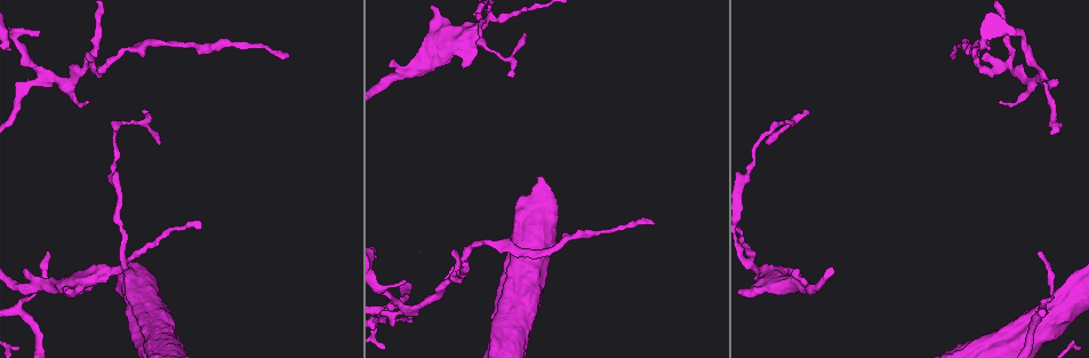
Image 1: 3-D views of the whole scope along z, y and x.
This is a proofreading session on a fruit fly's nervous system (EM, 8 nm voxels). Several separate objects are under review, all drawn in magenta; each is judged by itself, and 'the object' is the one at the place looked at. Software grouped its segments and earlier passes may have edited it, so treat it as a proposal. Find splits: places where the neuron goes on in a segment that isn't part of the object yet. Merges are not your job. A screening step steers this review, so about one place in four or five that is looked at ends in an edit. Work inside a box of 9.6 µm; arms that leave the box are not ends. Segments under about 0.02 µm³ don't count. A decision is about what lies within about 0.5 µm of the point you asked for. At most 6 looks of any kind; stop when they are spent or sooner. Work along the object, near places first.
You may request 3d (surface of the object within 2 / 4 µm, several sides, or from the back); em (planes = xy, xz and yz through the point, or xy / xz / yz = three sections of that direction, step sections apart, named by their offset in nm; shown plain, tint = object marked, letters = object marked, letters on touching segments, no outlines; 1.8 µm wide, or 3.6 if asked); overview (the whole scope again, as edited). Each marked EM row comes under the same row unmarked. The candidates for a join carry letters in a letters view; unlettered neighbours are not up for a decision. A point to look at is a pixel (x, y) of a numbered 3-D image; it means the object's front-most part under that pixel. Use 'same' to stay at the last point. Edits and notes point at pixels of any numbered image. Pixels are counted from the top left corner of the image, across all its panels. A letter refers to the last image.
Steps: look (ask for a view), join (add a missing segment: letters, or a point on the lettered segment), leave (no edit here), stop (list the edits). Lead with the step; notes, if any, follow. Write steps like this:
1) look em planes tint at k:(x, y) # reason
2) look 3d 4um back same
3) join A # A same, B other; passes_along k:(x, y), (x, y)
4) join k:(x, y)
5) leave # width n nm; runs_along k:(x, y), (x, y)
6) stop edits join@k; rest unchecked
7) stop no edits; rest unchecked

look em planes letters at 1:(39, 32) # branch stops here

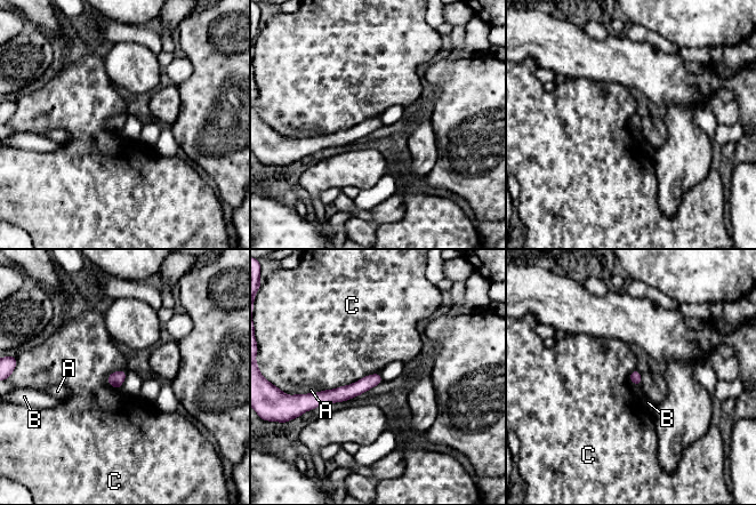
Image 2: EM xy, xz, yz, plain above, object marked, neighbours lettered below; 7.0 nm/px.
leave # A other, B other, C other; none of them fits

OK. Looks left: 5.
look em planes letters at 1:(24, 270)

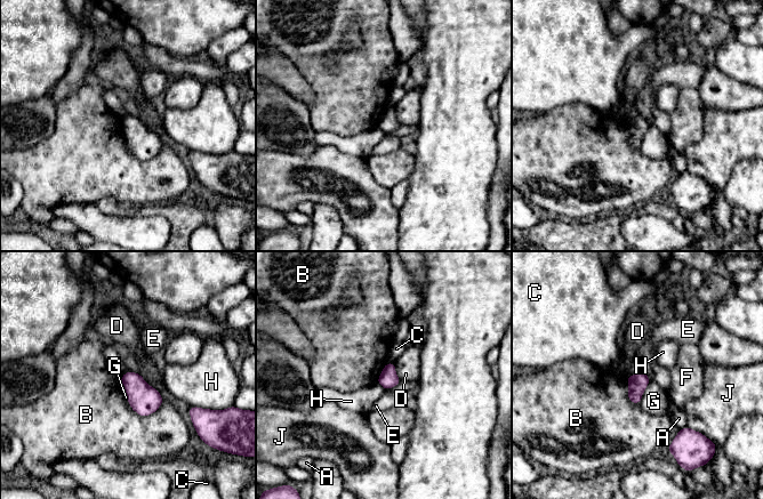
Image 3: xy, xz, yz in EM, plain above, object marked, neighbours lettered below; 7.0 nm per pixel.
leave # A other, B other, C other, D other, E other, F other, G other, H other, J other; border 3:(163, 400), (146, 416), (129, 407); none of them fits

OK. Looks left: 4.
look 3d 4um back at 1:(462, 65) # branch stops here

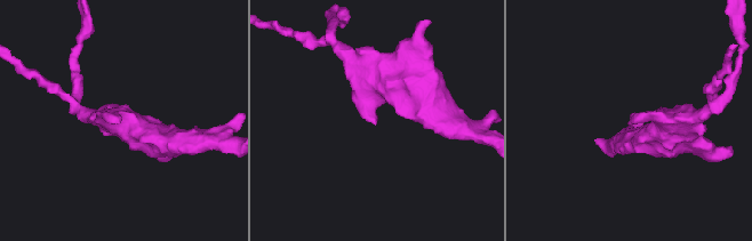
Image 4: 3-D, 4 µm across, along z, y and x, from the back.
look em planes letters at 4:(631, 122) # need the tissue

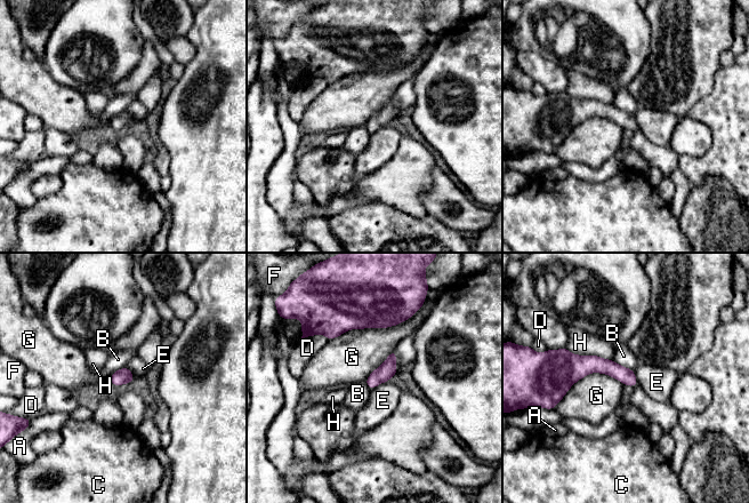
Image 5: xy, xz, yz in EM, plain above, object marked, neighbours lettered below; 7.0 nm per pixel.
leave # A other, B other, C other, D other, E other, F other, G other, H other; no lettered segment goes on from it

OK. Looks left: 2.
stop no edits; rest unchecked

